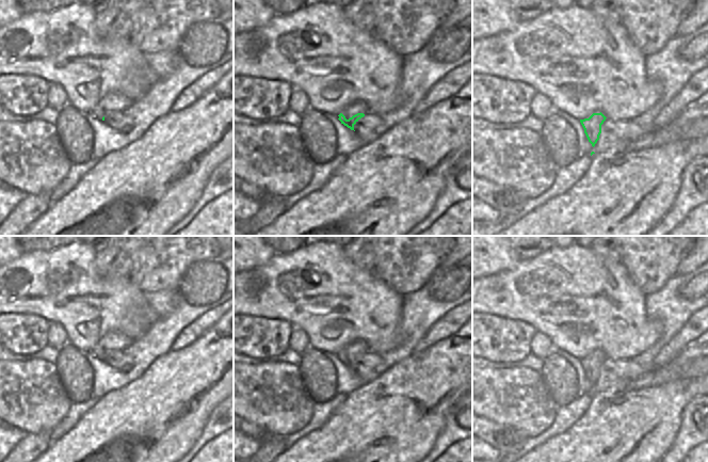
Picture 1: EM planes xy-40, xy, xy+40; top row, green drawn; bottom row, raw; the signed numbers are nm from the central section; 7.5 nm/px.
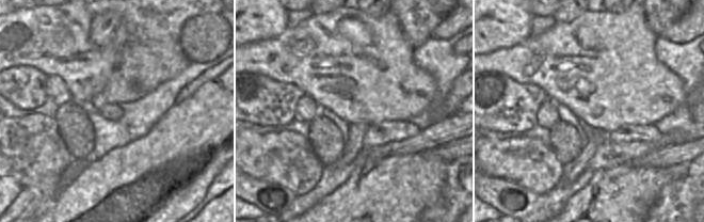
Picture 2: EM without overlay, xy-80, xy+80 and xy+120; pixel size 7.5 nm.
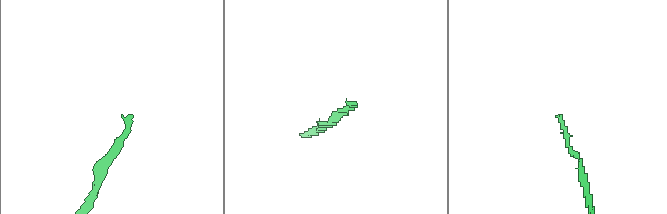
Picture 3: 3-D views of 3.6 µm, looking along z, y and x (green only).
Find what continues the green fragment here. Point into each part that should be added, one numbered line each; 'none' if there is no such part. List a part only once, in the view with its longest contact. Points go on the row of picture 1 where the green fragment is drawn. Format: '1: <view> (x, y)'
1: xy (357, 107)

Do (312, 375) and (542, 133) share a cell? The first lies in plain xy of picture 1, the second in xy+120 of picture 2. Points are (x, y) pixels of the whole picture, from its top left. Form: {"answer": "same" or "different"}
{"answer": "different"}

